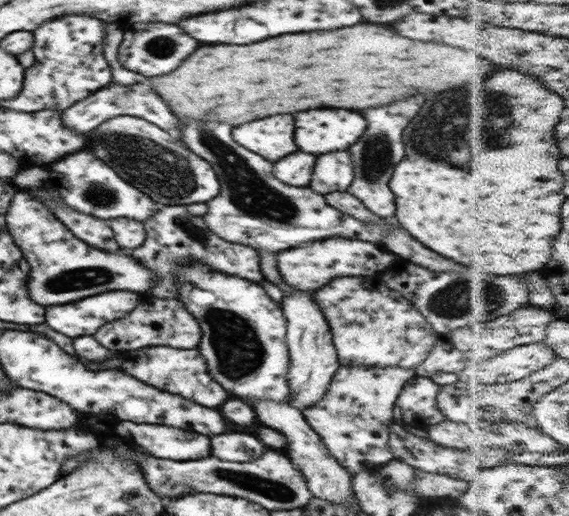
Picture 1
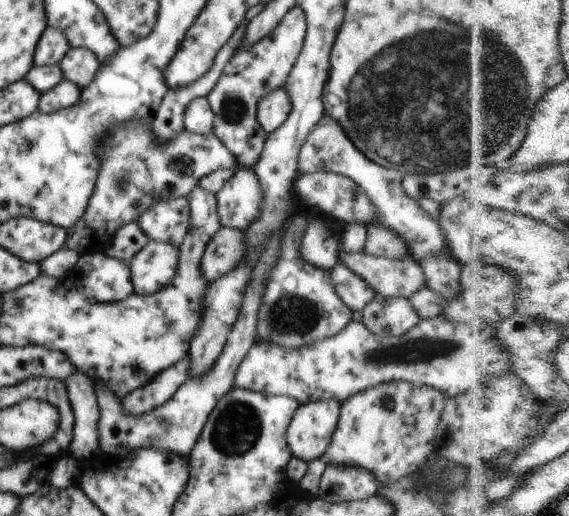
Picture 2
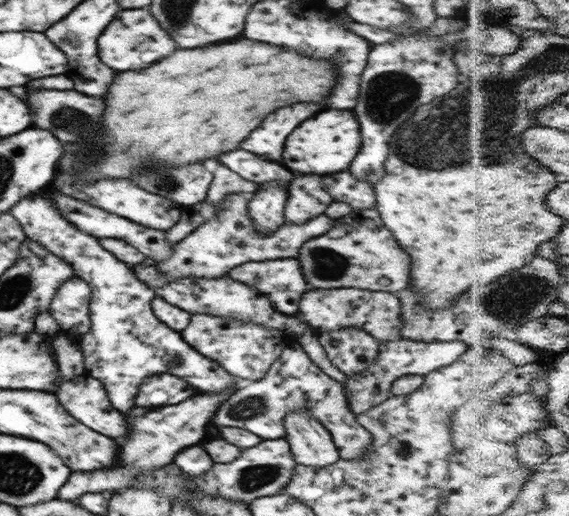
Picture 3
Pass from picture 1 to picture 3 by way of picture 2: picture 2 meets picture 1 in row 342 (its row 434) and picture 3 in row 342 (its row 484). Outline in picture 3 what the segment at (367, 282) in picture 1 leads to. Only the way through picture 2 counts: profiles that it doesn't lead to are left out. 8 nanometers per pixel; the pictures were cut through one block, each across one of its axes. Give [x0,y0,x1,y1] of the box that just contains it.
[299,288,404,343]

